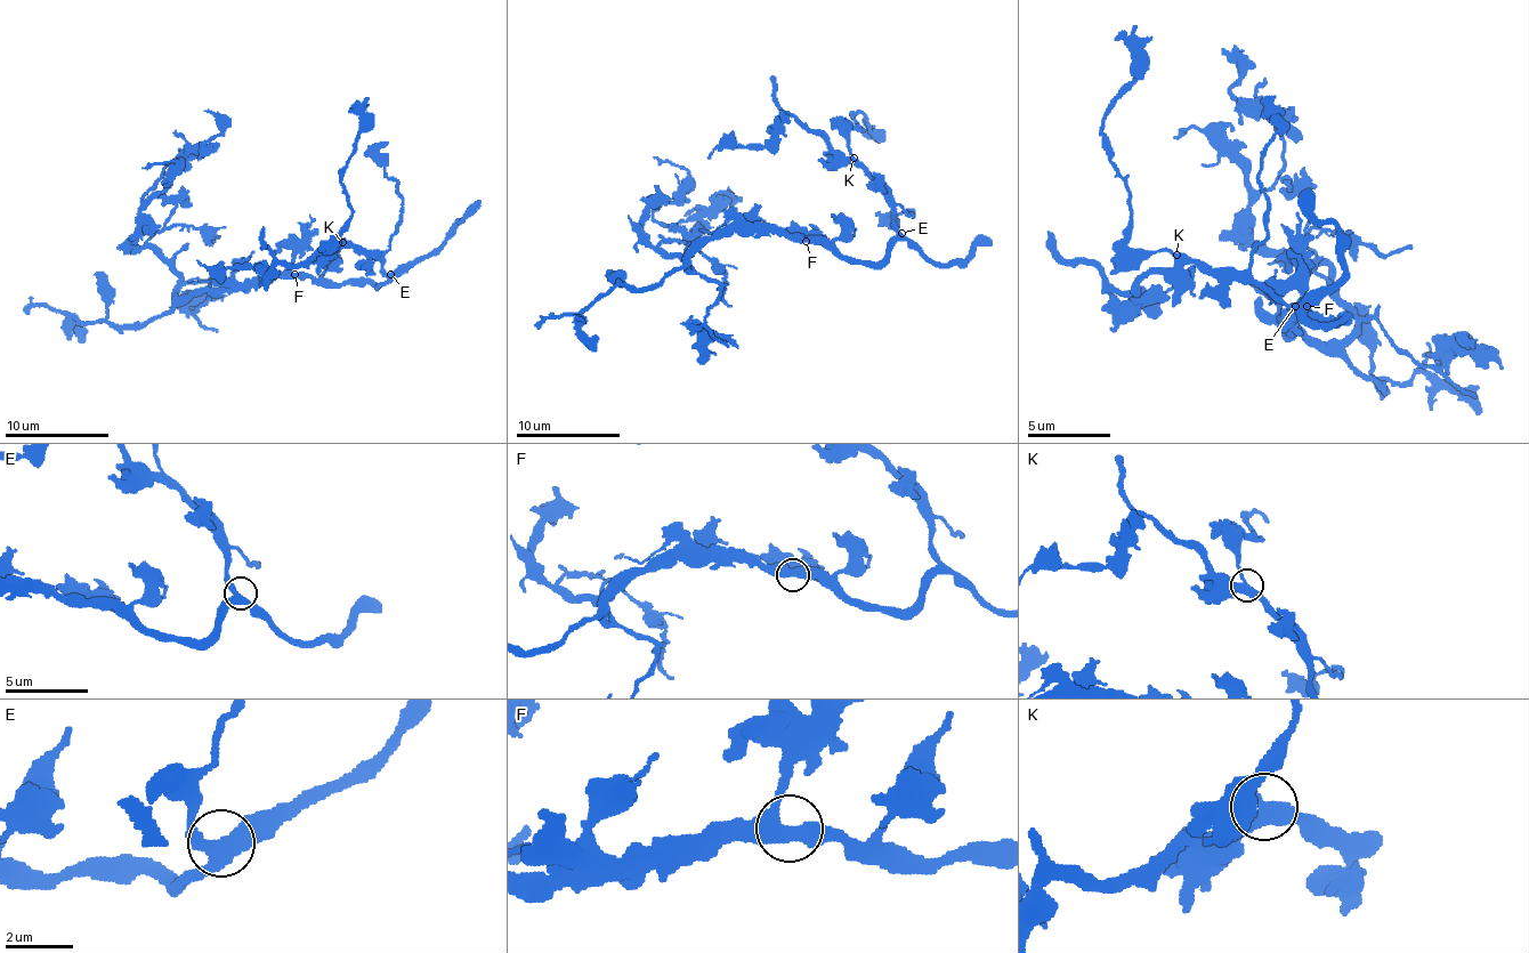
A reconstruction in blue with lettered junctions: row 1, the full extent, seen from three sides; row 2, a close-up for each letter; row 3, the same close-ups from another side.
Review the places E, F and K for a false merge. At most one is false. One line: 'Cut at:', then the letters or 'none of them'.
Cut at: none of them

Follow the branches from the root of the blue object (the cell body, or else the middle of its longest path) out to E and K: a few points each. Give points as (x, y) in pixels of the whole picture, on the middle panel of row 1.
E: (803, 237), (824, 237), (848, 259), (879, 261), (901, 233)
K: (803, 237), (824, 237), (848, 259), (860, 261), (879, 261), (889, 251), (899, 233), (889, 194), (852, 158)

